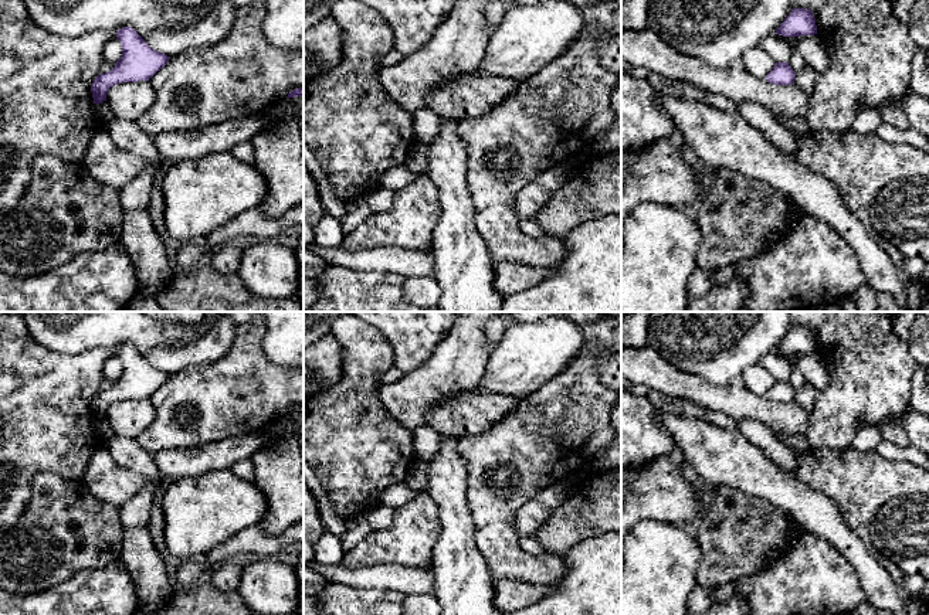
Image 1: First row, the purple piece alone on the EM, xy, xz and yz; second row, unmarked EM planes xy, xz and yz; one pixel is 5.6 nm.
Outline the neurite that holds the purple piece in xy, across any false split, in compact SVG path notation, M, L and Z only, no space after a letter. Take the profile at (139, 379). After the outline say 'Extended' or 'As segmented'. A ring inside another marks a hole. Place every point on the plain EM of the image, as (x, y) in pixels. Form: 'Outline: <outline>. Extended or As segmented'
Outline: M132 344L119 346L116 356L122 361L122 374L109 390L99 391L91 402L98 442L104 446L108 446L115 435L106 419L109 405L121 400L149 398L170 376L149 364Z. Extended

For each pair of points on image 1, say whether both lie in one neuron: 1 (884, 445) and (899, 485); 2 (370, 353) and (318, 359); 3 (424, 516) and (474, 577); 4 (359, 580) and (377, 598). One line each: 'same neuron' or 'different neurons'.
1: different neurons
2: different neurons
3: different neurons
4: different neurons

